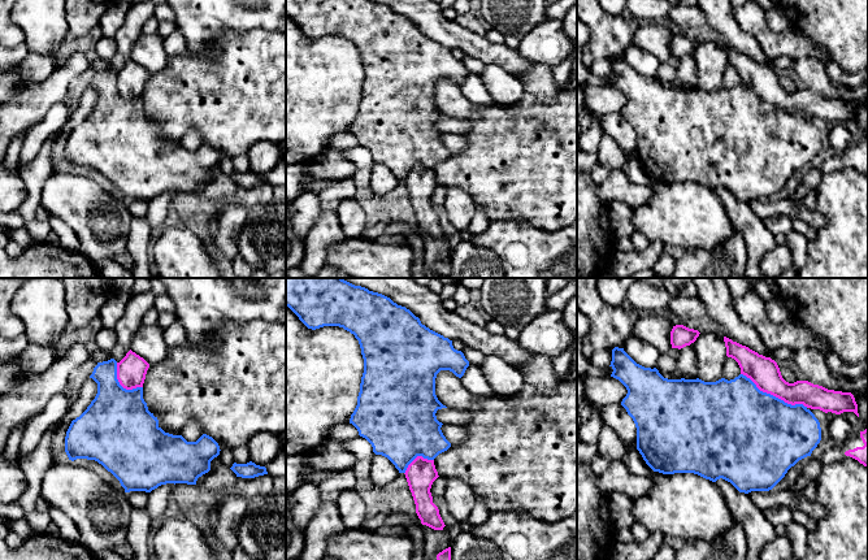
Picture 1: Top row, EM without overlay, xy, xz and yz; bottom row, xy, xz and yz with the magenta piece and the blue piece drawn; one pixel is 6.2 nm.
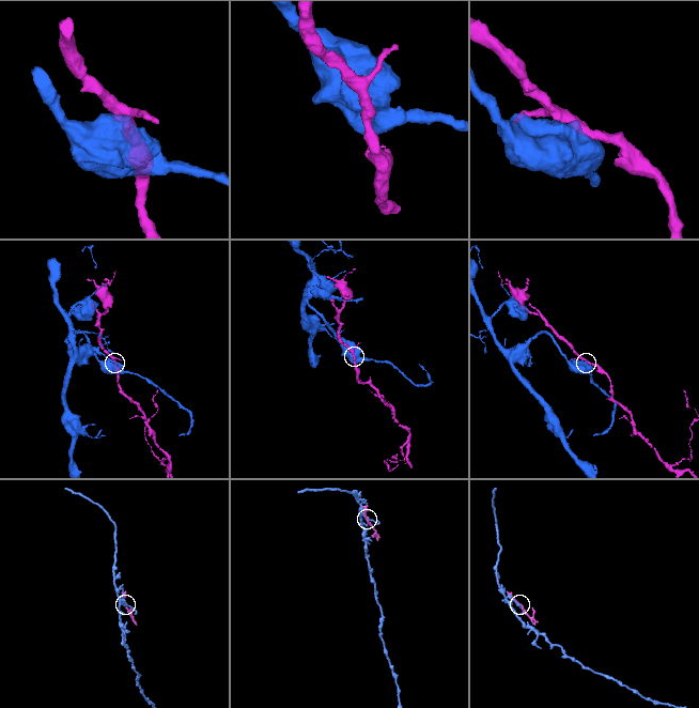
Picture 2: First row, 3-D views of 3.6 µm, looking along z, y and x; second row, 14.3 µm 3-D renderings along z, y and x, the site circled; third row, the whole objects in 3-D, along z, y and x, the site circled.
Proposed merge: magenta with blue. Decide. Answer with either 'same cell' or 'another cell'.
another cell

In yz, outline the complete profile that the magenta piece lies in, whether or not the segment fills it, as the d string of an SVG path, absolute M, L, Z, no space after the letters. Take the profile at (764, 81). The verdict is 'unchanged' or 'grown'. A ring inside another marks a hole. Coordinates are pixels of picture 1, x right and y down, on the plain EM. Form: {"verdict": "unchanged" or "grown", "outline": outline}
{"verdict": "unchanged", "outline": "M724 45L726 65L734 68L741 83L750 87L756 96L771 103L787 113L803 113L811 118L820 118L825 122L841 123L854 121L858 126L858 113L851 101L828 99L808 90L786 91L774 69Z"}

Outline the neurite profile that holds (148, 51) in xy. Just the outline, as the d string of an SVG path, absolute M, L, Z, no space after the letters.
M142 34L130 53L130 58L143 66L149 74L164 70L168 57L164 49L164 39L155 34Z

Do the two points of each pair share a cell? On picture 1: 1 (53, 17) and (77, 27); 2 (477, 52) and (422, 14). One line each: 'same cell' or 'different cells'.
1: different cells
2: same cell

